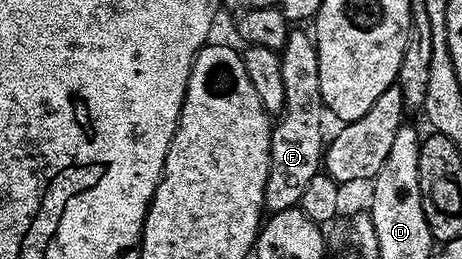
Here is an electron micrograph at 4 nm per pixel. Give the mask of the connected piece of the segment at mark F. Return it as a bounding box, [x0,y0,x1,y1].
[262,26,326,213]

